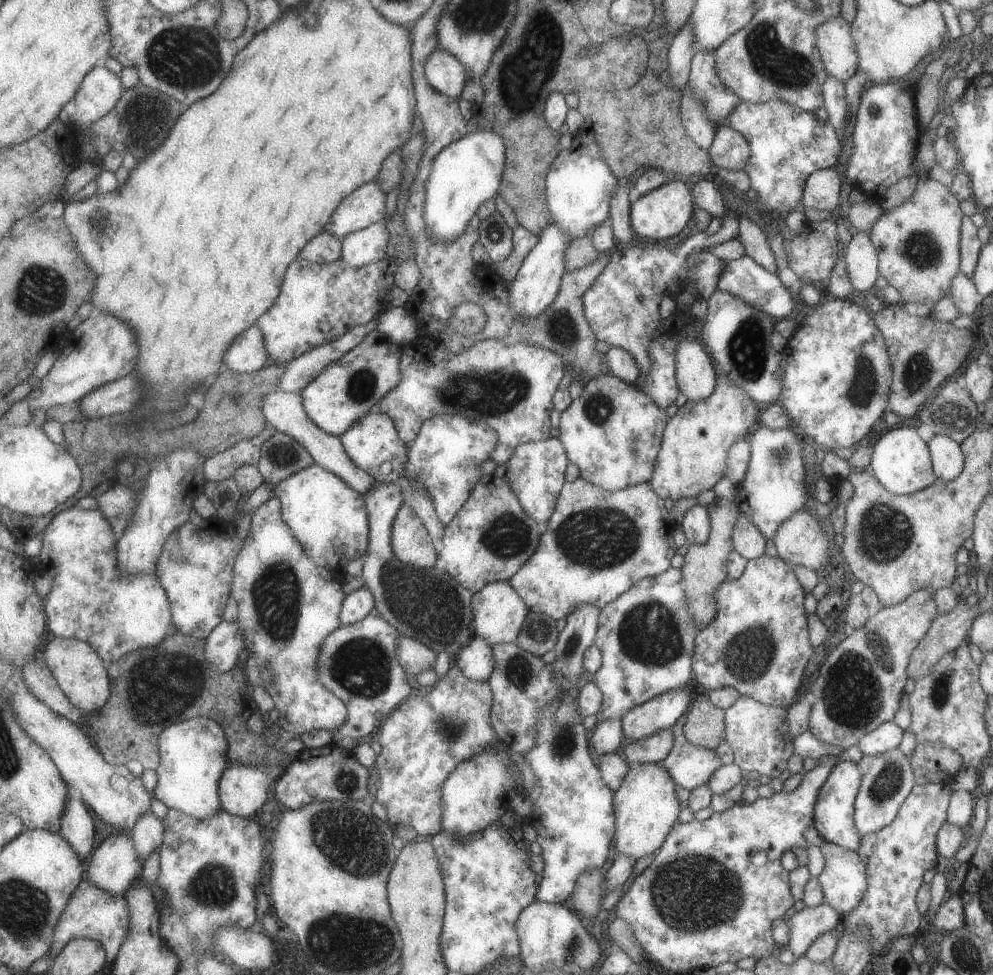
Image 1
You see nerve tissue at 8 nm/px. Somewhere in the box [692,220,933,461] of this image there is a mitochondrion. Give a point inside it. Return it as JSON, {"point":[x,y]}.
{"point":[747,348]}

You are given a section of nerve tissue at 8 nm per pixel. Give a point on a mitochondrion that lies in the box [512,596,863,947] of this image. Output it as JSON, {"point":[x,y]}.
{"point":[693,894]}

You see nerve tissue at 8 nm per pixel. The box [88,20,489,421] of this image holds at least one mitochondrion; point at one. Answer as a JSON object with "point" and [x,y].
{"point":[185,60]}

